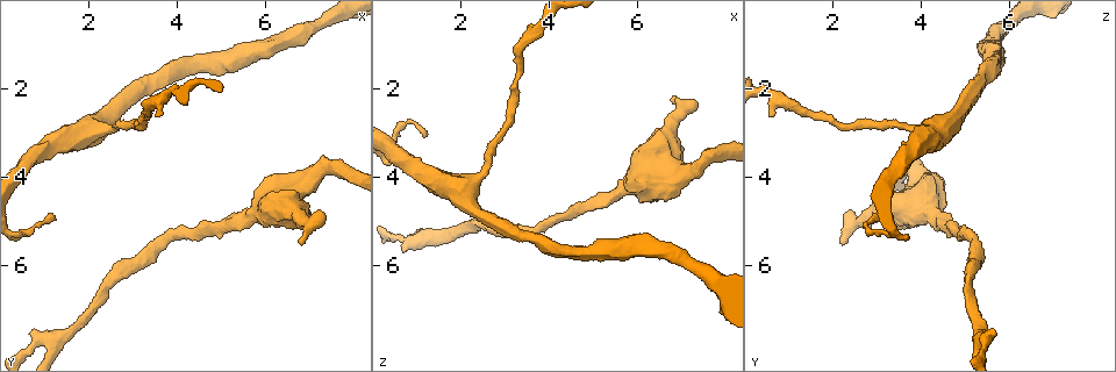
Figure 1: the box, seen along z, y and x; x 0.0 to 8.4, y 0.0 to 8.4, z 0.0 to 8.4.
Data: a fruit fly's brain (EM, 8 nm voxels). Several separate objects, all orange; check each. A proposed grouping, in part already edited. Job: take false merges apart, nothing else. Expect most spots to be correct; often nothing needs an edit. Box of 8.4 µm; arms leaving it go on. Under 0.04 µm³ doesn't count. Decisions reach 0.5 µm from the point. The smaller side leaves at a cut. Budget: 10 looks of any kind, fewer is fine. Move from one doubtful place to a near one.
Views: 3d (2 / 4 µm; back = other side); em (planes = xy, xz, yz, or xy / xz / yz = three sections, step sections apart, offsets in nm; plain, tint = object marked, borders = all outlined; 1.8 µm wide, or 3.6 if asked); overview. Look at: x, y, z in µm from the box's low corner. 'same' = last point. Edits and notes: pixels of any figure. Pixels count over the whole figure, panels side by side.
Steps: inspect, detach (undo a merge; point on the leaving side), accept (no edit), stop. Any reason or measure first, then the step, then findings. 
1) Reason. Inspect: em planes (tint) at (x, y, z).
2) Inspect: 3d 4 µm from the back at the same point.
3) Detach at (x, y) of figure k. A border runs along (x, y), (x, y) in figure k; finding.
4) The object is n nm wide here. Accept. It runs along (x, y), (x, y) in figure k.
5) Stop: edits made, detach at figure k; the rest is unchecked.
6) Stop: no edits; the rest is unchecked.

Inspect: 3d 4 µm at (6.15, 4.45, 4.20).

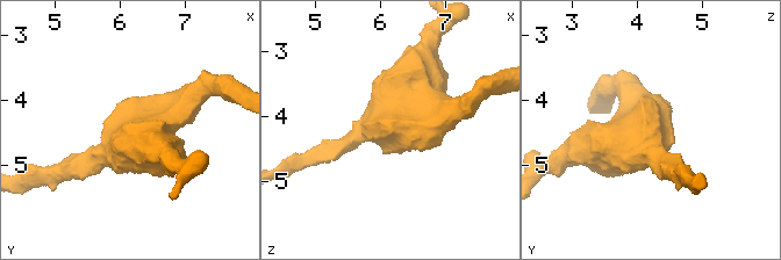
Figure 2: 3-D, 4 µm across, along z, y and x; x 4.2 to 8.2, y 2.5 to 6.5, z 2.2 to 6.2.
Inspect: em 3.6 µm planes (plain) at (6.15, 4.45, 4.15).

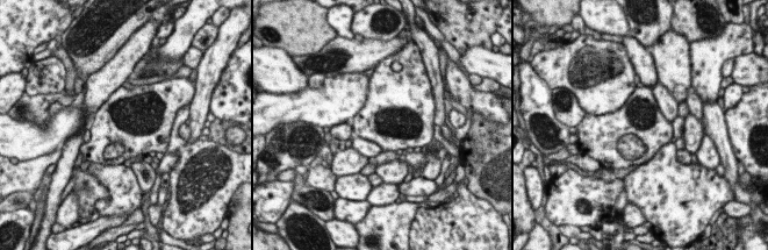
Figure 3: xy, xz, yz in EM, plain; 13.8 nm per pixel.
With the object marked. Inspect: em 3.6 µm planes (tint) at the same point.

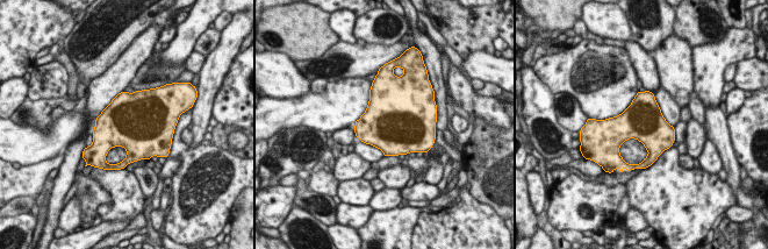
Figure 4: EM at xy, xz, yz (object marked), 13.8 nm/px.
Accept. All the same neuron.

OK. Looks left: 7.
Calibre changes. Inspect: 3d 2 µm at (6.85, 4.95, 2.60).

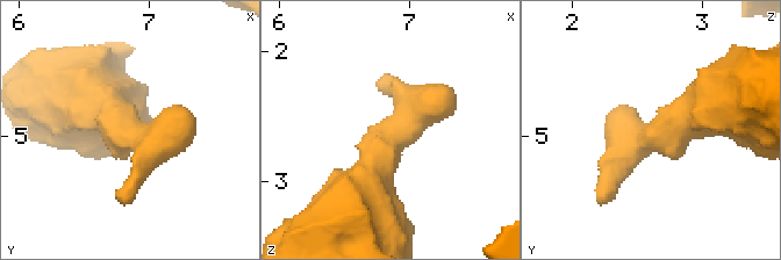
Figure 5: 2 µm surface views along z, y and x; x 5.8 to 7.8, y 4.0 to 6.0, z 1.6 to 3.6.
Shape alone is not enough. Inspect: em 3.6 µm xy step 16 (tint) at (6.88, 4.96, 2.62).

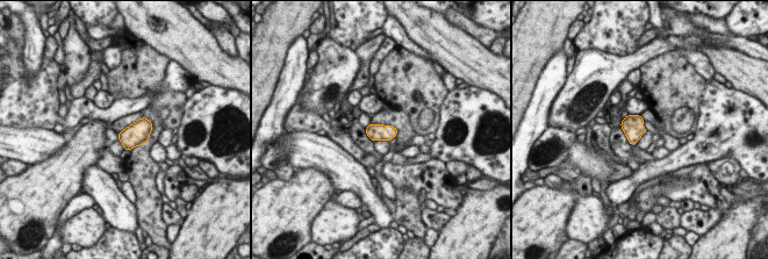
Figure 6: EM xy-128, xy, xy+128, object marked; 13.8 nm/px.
Accept. One neuron here.

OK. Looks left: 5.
Three-way junction. Inspect: 3d 4 µm at (2.20, 2.75, 4.65).

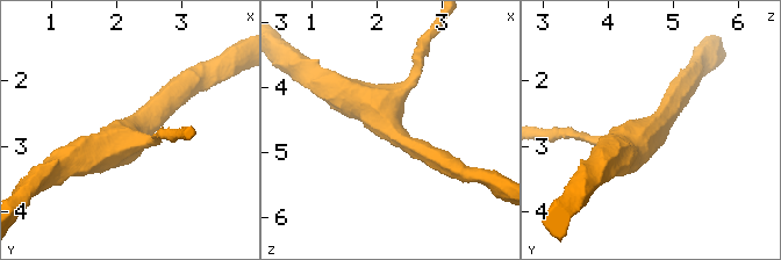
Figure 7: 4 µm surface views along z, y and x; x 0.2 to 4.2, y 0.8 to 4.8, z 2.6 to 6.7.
3 arms meet here. Inspect: em 3.6 µm planes (tint) at (2.15, 2.75, 4.65).

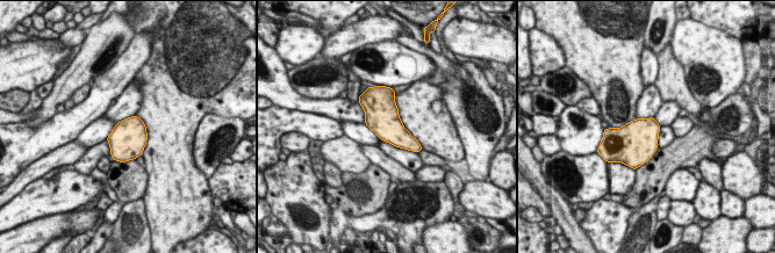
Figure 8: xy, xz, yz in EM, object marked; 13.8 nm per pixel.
Accept. All the same neuron.

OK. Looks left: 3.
Three-way junction. Inspect: em yz step 4 (tint) at (1.30, 7.65, 5.35).

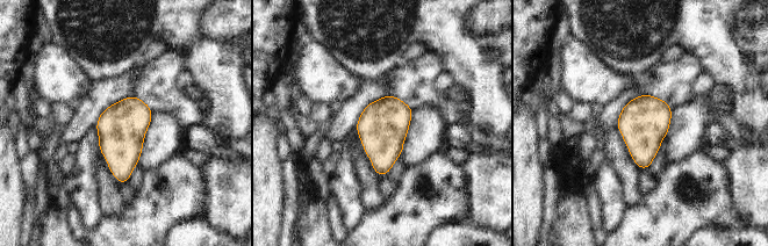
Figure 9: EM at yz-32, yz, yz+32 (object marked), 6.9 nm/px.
Cut it another way. Inspect: em planes (tint) at the same point.

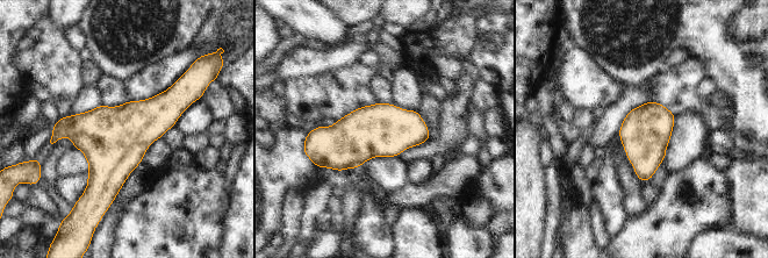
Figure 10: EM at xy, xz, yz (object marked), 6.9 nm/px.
Accept. Continuous, no second neuron.

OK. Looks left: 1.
Stop: no edits; the rest is unchecked.

